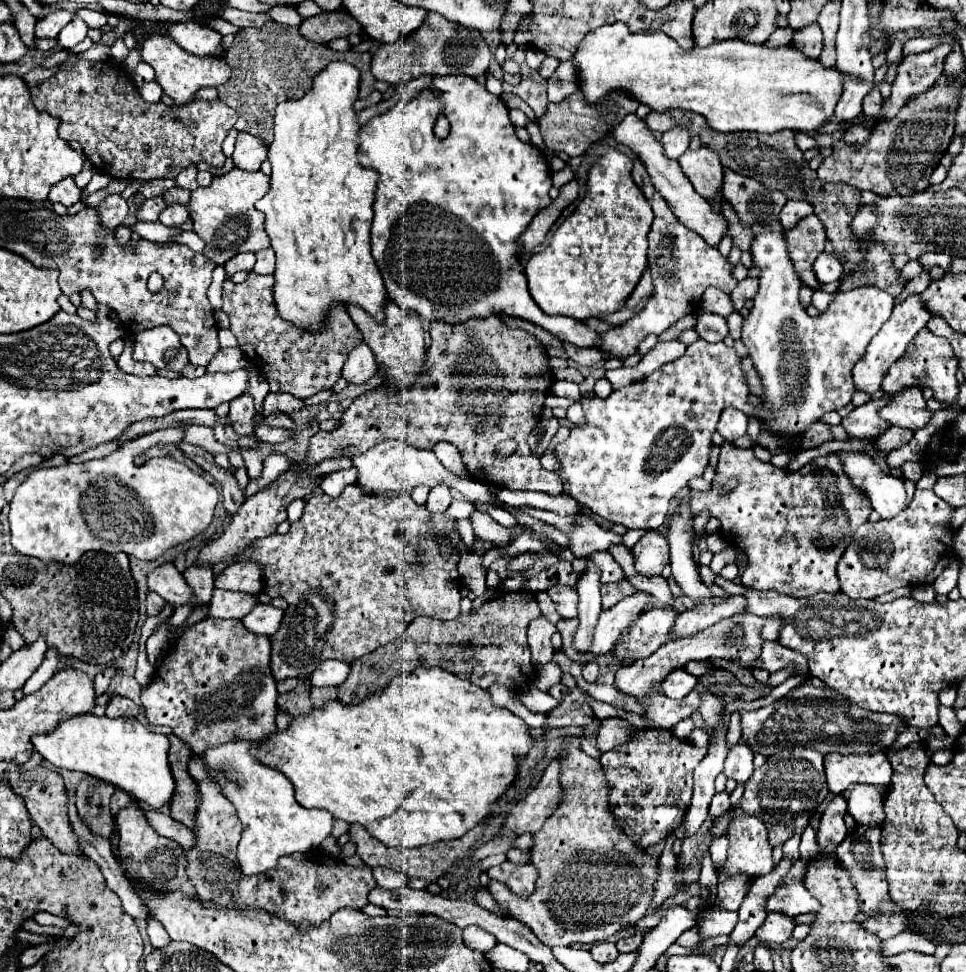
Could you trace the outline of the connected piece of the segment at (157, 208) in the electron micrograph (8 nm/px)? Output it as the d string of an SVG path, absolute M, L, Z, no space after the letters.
M162 196L148 198L148 200L144 200L142 206L138 206L136 218L138 218L138 220L146 220L146 222L154 222L154 220L158 220L160 212L164 210L164 206L166 206L166 204L164 204Z

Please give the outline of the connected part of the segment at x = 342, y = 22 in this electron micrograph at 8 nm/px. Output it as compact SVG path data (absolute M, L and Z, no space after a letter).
M346 10L324 12L318 16L306 18L298 30L308 42L314 42L320 46L326 46L334 38L342 38L350 34L364 34L362 26Z

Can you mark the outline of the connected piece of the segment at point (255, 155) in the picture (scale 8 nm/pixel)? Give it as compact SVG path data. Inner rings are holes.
M240 132L236 138L236 148L232 154L234 168L256 172L260 170L260 164L266 160L266 146L258 142L258 138L252 138L248 132Z

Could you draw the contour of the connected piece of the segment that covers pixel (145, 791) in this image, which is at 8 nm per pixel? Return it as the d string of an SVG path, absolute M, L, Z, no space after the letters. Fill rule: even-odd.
M94 714L72 716L68 722L60 722L52 734L36 736L34 748L58 770L78 770L110 782L154 810L168 806L172 800L176 782L168 762L168 736L150 732L148 726L140 724L136 718L112 720Z

